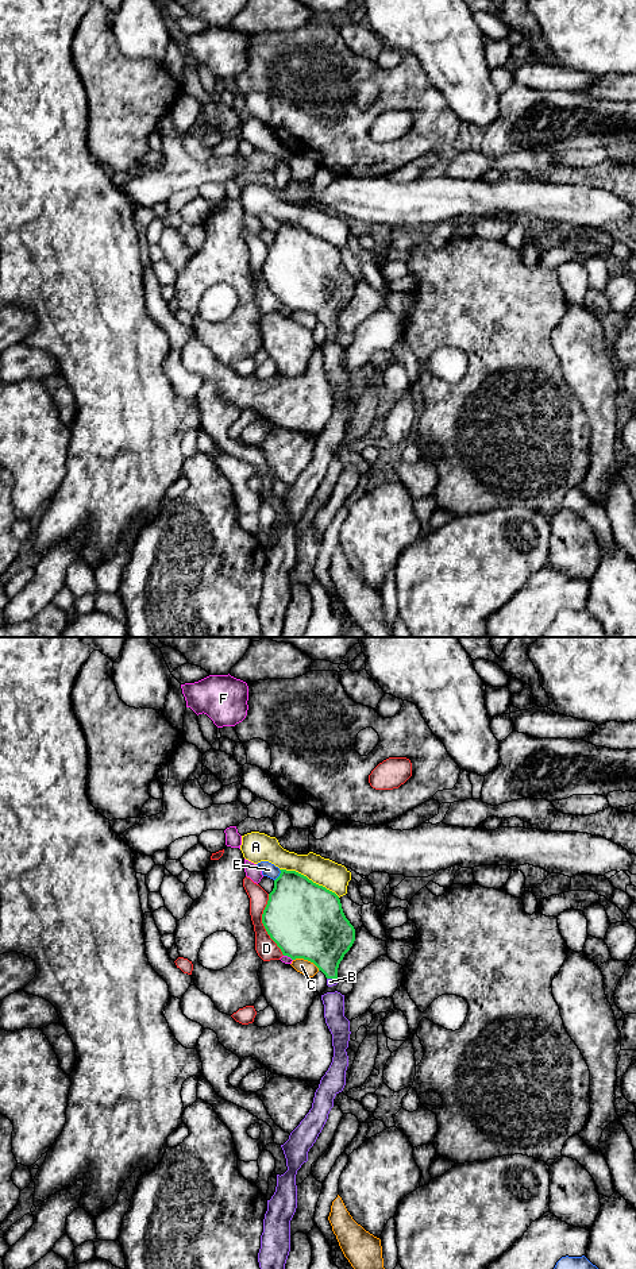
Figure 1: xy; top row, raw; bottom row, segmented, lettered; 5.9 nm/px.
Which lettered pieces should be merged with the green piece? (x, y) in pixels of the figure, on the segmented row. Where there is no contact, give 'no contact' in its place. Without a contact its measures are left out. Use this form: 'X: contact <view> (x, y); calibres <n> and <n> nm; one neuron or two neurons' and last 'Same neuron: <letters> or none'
A: contact xy (308, 879); calibres 440 and 170 nm; two neurons
B: contact xy (332, 978); calibres 320 and 50 nm; one neuron
C: contact xy (307, 959); calibres 440 and 90 nm; two neurons
D: contact xy (263, 925); calibres 440 and 120 nm; two neurons
E: contact xy (280, 875); calibres 400 and 90 nm; two neurons
F: contact xy (288, 956); calibres 440 and 50 nm; two neurons
Same neuron: B

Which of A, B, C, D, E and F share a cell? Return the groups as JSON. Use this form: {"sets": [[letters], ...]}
{"sets": [["A"], ["B"], ["C"], ["D"], ["E"], ["F"]]}

